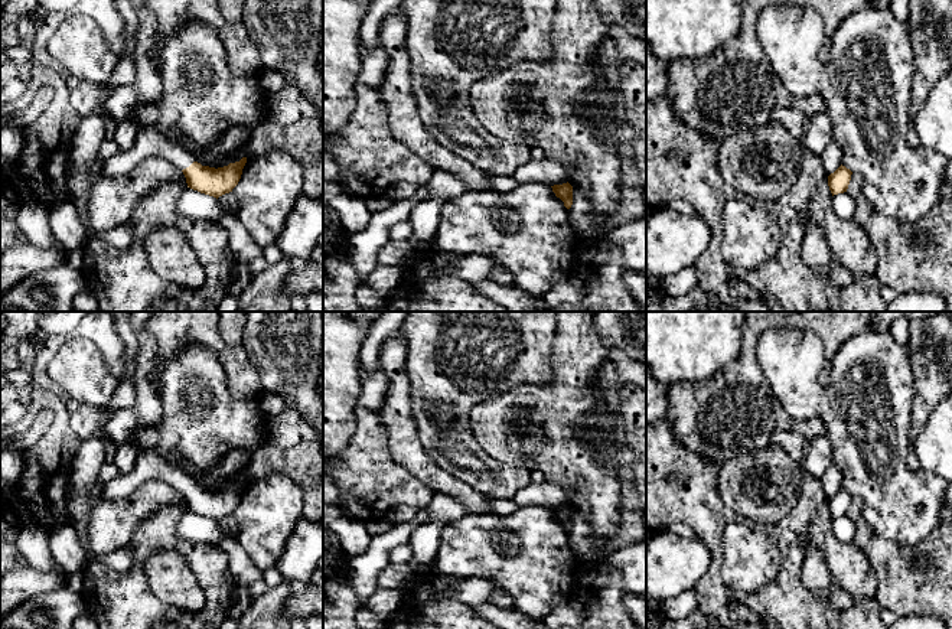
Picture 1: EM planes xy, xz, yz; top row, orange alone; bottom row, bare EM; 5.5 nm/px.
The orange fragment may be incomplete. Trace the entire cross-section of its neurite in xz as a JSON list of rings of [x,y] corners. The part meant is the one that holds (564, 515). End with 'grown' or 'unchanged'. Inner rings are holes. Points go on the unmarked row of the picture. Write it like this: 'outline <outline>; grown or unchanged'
outline [[[567,505],[563,508],[554,508],[551,511],[555,519],[564,525],[564,529],[570,532],[573,528],[573,509]]]; unchanged

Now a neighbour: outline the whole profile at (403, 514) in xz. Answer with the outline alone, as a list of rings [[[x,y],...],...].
[[[402,505],[402,506],[395,506],[387,514],[387,519],[391,521],[392,524],[404,524],[404,522],[411,522],[418,514],[417,508]]]

